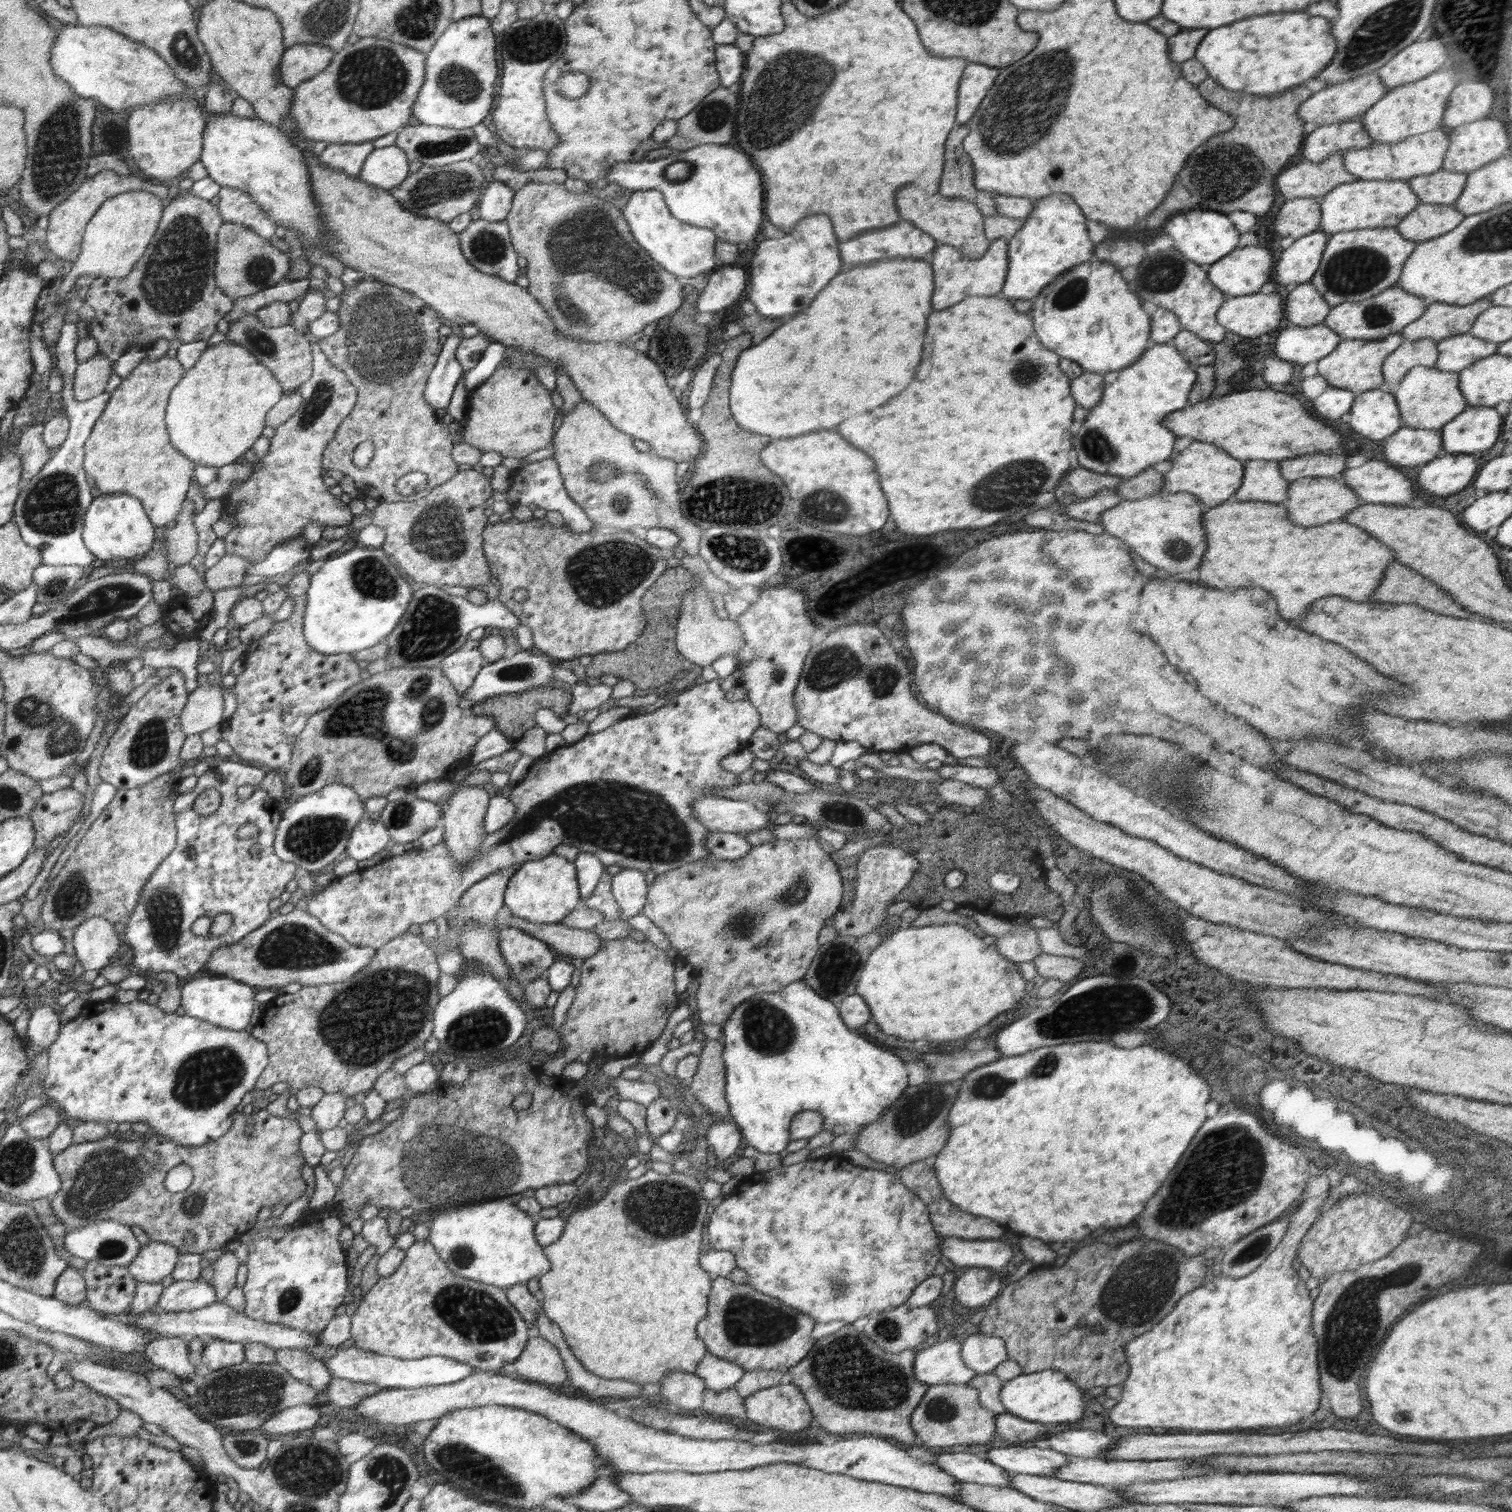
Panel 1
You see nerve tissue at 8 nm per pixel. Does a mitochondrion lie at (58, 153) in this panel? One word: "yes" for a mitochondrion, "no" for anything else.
yes

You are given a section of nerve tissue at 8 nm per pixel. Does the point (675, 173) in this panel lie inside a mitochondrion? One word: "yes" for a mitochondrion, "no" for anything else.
yes

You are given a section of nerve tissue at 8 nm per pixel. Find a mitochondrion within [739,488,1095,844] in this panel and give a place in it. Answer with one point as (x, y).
(834, 665)

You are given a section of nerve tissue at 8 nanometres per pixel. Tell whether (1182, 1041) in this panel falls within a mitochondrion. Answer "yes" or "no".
no

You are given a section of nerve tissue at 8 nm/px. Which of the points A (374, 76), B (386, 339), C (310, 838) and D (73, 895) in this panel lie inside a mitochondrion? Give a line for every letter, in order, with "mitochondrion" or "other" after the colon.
A: mitochondrion
B: mitochondrion
C: mitochondrion
D: mitochondrion

